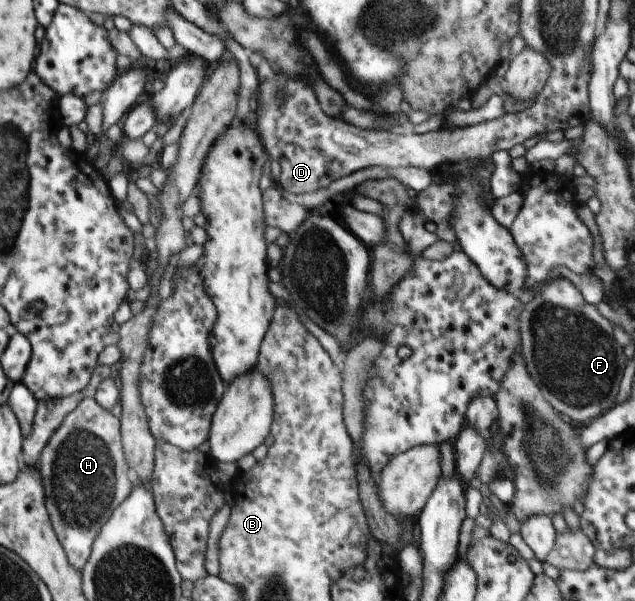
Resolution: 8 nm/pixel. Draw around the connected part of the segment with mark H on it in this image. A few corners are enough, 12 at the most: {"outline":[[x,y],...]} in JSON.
{"outline":[[96,398],[37,470],[69,562],[131,494],[122,424]]}

